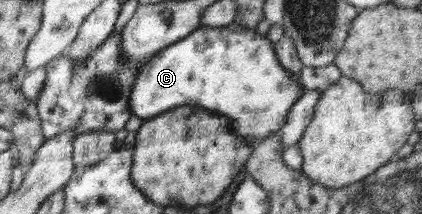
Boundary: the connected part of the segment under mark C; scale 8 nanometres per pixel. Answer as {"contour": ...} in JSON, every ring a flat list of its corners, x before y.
{"contour":[[231,24,225,27,198,27,194,29,187,37,176,41,169,45,162,53,155,53,140,67,139,73,135,78,134,85,132,86,130,95,130,110,133,114,138,115,144,121,149,120,152,117,158,116,159,114,166,112,169,109,179,107,181,105,201,105,205,109,209,109,211,113,216,115,224,115,225,117,231,117,235,123,235,131,247,140,249,143,257,143,261,141,261,138,269,137,272,133,277,131,286,122,289,110,293,107,295,101,302,96,302,85,295,77,290,76,286,69,280,64,278,57,274,50,274,43,271,42,265,35,259,34,256,29,245,28,237,26,237,24]]}

